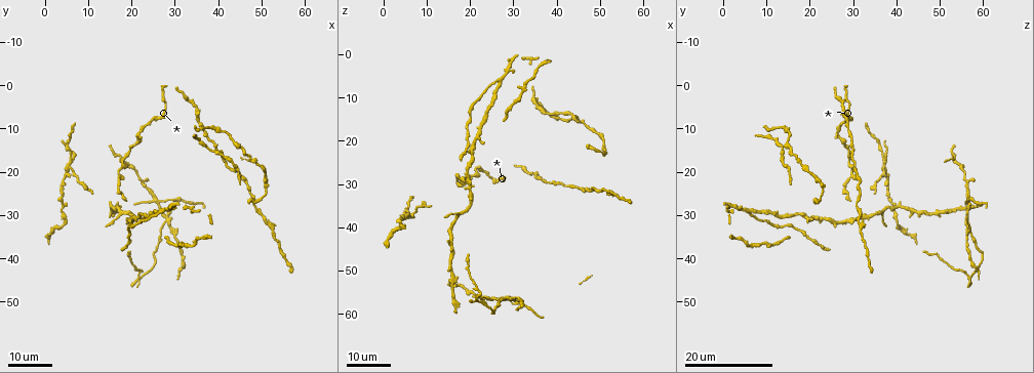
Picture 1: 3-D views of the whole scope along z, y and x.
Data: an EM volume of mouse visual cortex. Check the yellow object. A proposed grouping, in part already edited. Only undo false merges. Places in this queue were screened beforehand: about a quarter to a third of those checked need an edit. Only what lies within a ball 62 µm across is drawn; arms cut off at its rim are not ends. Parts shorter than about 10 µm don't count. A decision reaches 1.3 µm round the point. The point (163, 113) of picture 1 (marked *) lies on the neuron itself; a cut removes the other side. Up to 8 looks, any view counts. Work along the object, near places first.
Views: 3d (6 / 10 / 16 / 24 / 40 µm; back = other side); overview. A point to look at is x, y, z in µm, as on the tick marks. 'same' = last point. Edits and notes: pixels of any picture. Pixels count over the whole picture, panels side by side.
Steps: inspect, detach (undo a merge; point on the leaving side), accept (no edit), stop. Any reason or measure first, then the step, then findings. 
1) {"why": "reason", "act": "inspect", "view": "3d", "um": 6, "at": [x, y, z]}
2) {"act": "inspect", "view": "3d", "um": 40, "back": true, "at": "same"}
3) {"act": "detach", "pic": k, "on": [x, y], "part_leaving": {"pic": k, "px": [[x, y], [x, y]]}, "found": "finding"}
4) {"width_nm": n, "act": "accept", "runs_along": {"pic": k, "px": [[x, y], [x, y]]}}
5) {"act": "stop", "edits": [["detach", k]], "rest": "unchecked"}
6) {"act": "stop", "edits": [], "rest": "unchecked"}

{"why": "a narrow waist", "act": "inspect", "view": "3d", "um": 24, "at": [17.5, 25.5, 29.0]}

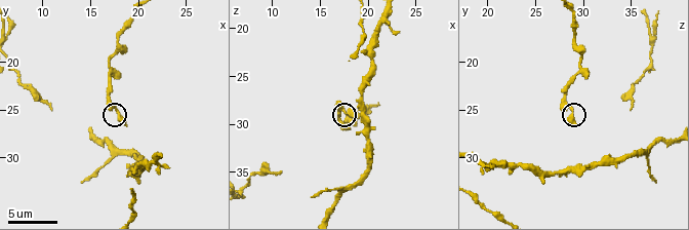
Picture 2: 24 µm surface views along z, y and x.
{"act": "inspect", "view": "3d", "um": 6, "at": [17.6, 25.2, 28.8]}

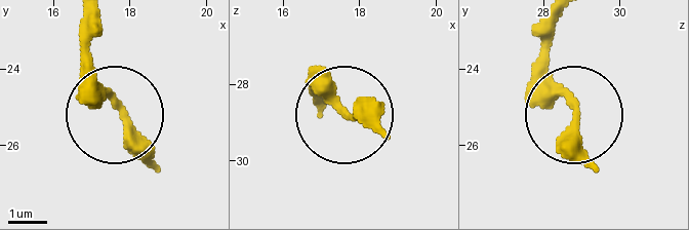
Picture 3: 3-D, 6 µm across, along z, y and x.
{"width_nm": 270, "act": "accept", "runs_along": {"pic": 3, "px": [[558, 22], [544, 71], [570, 107]]}, "found": "continuous, no second neuron"}

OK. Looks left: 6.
{"why": "small branch off a trunk", "act": "inspect", "view": "3d", "um": 16, "at": [26.0, 29.5, 6.5]}

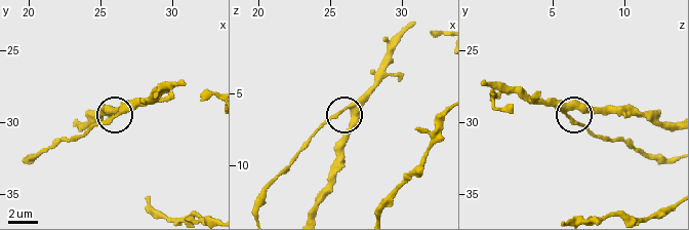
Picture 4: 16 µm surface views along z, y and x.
{"why": "closer look", "act": "inspect", "view": "3d", "um": 10, "at": [26.6, 29.4, 6.0]}

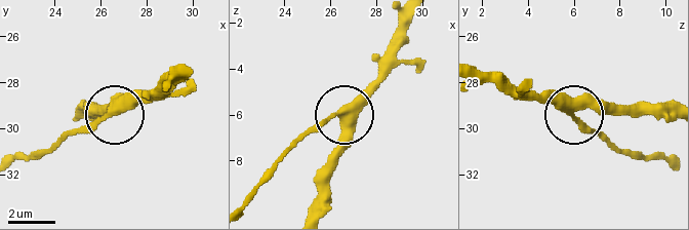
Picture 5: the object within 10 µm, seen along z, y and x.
{"arms": 3, "act": "accept", "runs_along": {"pic": 5, "px": [[669, 115], [585, 110], [574, 115], [613, 149]]}, "found": "continuous, no second neuron"}

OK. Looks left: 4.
{"why": "a narrow waist", "act": "inspect", "view": "3d", "um": 16, "at": [21.5, 11.0, 26.5]}

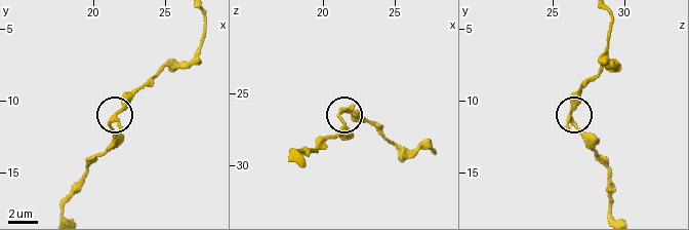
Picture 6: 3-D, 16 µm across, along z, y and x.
{"why": "zoom in", "act": "inspect", "view": "3d", "um": 6, "at": [21.2, 11.6, 26.6]}

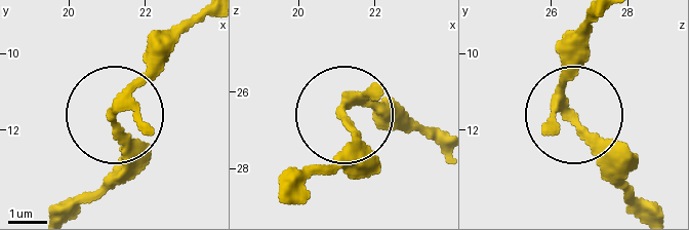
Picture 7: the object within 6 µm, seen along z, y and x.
{"act": "accept", "runs_along": {"pic": 7, "px": [[439, 143], [351, 104], [345, 120], [357, 166]]}, "found": "all the same neuron"}

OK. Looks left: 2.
{"why": "small branch off a trunk", "act": "inspect", "view": "3d", "um": 24, "at": [27.5, 31.5, 56.0]}

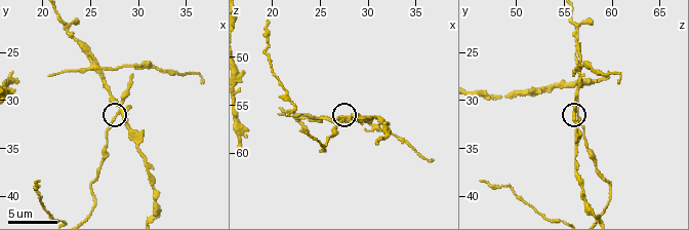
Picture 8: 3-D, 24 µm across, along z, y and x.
{"act": "inspect", "view": "3d", "um": 10, "at": [27.8, 31.4, 56.2]}

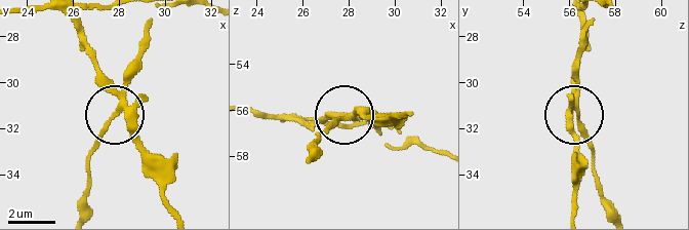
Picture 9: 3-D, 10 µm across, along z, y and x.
{"width_nm": 260, "act": "detach", "pic": 9, "on": [104, 129], "part_leaving": {"pic": 9, "px": [[120, 101], [90, 163], [84, 211]]}, "found": "two neurons meet here"}

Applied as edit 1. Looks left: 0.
{"act": "stop", "edits": [["detach", 9]], "rest": "unchecked"}

